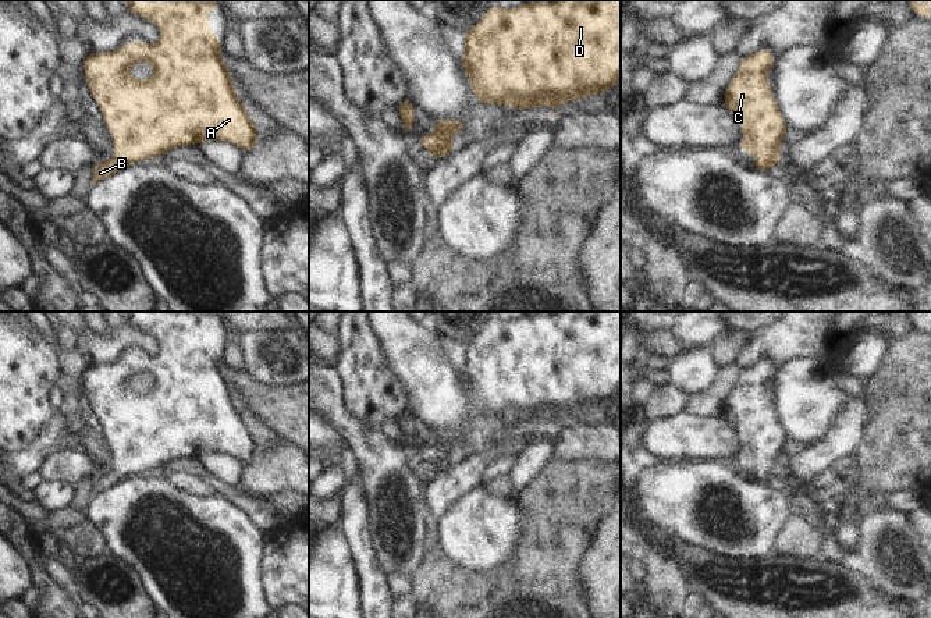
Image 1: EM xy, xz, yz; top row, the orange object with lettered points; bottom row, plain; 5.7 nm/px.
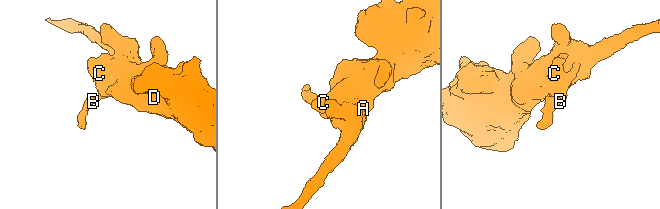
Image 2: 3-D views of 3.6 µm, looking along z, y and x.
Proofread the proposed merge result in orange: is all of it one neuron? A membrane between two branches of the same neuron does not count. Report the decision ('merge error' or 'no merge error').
no merge error

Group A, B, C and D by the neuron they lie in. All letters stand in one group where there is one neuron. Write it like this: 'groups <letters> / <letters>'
groups A B C D

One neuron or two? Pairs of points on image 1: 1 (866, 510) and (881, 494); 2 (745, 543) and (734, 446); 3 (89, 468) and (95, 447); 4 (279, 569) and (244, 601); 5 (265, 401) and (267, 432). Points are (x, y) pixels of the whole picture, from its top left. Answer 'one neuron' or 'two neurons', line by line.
1: one neuron
2: two neurons
3: two neurons
4: two neurons
5: two neurons

